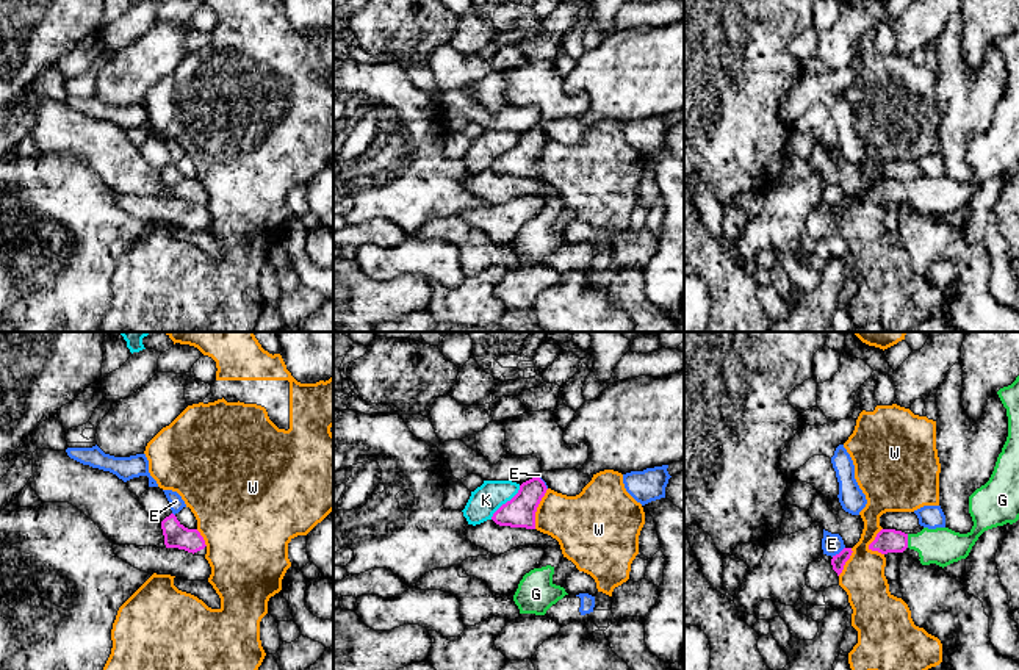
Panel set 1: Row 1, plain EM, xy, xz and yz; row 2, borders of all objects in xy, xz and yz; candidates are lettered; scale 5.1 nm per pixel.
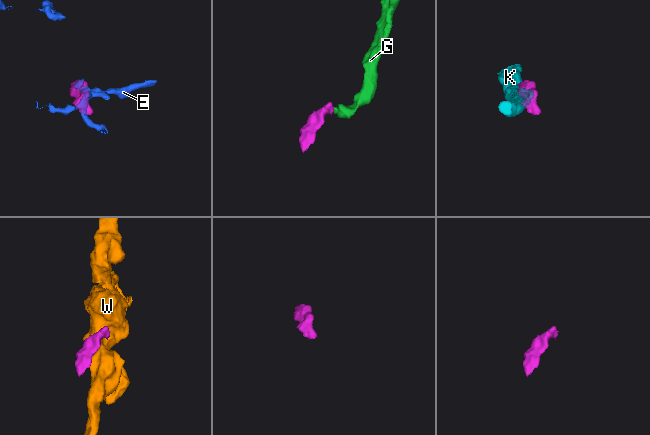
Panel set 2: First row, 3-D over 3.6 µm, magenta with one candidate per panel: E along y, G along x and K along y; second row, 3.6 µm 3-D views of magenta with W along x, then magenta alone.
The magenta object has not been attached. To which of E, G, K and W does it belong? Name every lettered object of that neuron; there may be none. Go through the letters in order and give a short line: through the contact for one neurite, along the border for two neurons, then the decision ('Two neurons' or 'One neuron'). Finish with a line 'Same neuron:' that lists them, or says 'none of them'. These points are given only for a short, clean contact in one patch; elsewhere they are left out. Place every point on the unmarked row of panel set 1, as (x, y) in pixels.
E: Two neurons
G: Line: yz (888, 190), (907, 190), (943, 196). One neuron
K: Two neurons
W: Two neurons
Same neuron: G

